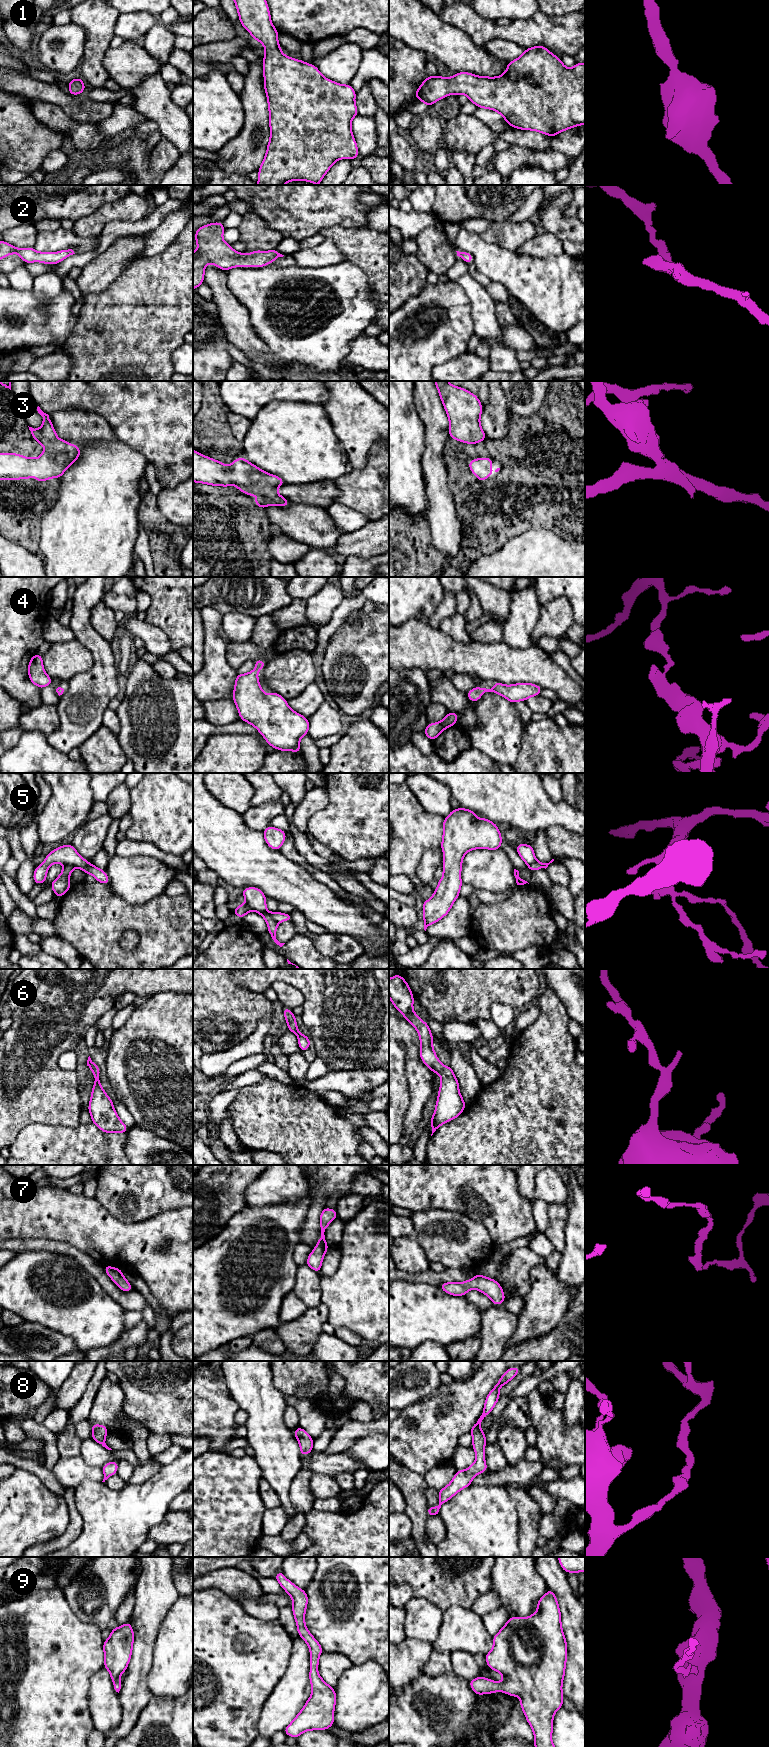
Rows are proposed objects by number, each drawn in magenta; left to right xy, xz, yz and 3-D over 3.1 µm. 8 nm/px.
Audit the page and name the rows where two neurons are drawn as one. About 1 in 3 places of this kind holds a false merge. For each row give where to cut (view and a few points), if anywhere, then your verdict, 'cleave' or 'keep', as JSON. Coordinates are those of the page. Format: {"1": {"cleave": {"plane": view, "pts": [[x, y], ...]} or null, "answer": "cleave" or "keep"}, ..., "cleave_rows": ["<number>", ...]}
{"1": {"cleave": null, "answer": "keep"}, "2": {"cleave": null, "answer": "keep"}, "3": {"cleave": null, "answer": "keep"}, "4": {"cleave": null, "answer": "keep"}, "5": {"cleave": null, "answer": "keep"}, "6": {"cleave": null, "answer": "keep"}, "7": {"cleave": null, "answer": "keep"}, "8": {"cleave": null, "answer": "keep"}, "9": {"cleave": null, "answer": "keep"}, "cleave_rows": []}

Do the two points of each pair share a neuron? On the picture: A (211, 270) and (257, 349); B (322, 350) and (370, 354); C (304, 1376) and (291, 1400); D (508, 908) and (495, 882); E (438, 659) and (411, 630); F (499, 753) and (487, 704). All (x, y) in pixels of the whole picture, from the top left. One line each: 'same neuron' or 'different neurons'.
A: same neuron
B: different neurons
C: different neurons
D: different neurons
E: same neuron
F: same neuron

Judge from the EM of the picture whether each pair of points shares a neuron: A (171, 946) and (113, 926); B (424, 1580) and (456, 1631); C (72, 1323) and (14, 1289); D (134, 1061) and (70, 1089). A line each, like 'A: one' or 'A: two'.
A: one
B: two
C: one
D: two

